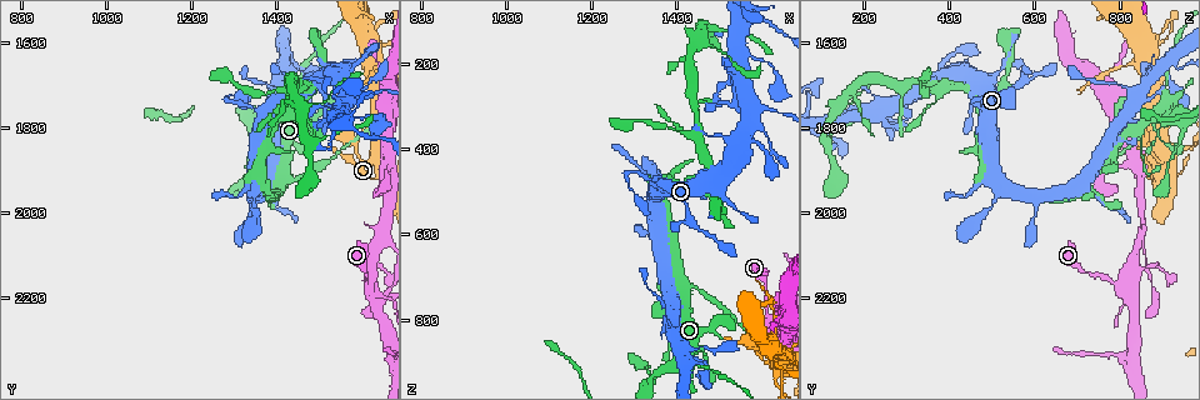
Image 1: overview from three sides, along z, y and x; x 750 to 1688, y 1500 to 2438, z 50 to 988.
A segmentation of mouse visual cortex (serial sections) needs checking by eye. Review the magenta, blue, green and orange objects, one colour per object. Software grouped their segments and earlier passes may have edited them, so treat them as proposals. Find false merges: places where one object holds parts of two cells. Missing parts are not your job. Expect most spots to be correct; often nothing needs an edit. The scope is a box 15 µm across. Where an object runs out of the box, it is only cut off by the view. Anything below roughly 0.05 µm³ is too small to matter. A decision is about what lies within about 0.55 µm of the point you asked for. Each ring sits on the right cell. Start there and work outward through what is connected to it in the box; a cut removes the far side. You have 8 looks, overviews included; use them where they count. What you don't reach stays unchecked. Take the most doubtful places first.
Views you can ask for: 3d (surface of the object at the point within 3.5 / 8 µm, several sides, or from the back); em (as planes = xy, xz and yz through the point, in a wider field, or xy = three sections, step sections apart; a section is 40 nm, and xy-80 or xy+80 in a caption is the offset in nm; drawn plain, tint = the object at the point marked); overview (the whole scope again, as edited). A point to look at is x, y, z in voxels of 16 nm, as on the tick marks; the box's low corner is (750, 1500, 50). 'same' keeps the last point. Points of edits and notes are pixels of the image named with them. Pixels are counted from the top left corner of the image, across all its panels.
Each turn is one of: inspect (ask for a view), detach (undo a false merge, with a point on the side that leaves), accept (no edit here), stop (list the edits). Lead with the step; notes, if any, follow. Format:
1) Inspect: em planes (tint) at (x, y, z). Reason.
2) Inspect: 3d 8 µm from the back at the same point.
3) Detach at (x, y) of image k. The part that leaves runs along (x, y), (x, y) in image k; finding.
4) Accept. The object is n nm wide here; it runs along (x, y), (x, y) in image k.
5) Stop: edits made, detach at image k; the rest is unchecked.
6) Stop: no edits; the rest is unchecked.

Inspect: 3d 8 µm at (1635, 2065, 845). Side arm on a straight run.

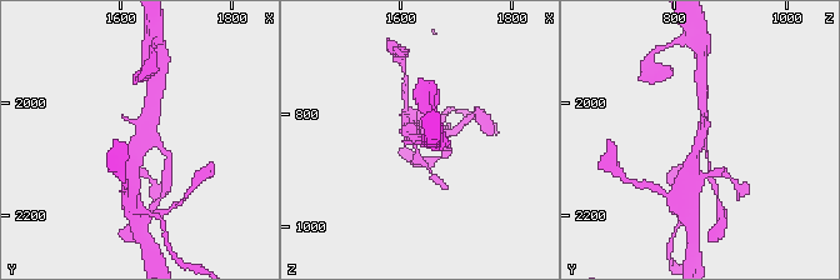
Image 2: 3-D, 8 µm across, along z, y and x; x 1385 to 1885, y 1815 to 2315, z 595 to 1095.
Inspect: 3d 3.5 µm at (1635, 2060, 840).

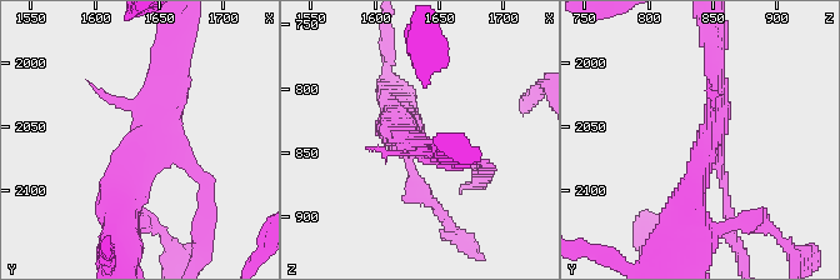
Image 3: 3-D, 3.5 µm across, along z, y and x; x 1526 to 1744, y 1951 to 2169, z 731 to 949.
Accept. It runs along (119, 215), (173, 70) in image 3; all the same cell.

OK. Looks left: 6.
Inspect: 3d 3.5 µm at (1370, 1900, 490). Branch point.

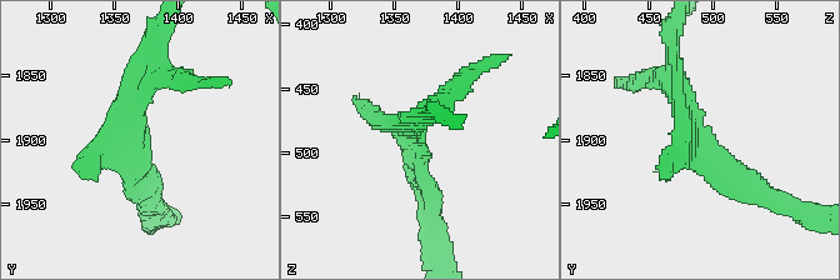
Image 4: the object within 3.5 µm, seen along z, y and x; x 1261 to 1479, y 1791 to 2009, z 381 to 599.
Inspect: em xy step 3 (tint) at (1368, 1904, 486). Now the EM.

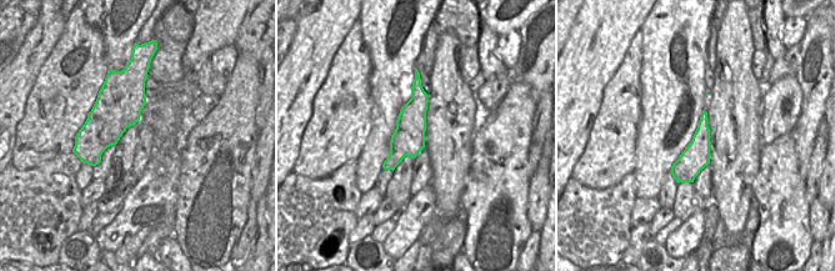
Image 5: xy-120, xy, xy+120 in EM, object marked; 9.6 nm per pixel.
Accept. It runs along (759, 186), (698, 148), (673, 71) in image 4; continuous, no second cell.

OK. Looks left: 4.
Inspect: 3d 3.5 µm at (1450, 1750, 145). Three arms meet.

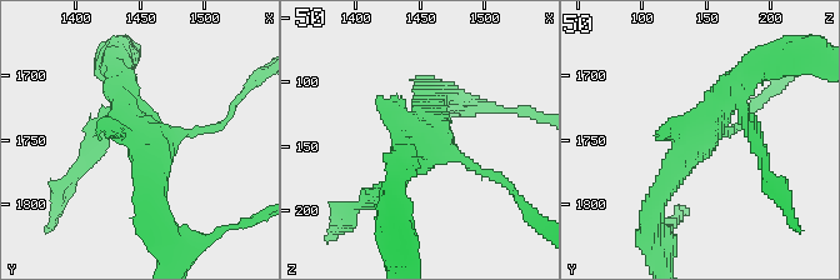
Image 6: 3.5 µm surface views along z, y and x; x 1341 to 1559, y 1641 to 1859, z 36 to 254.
Inspect: em xy step 3 (tint) at (1456, 1748, 148).

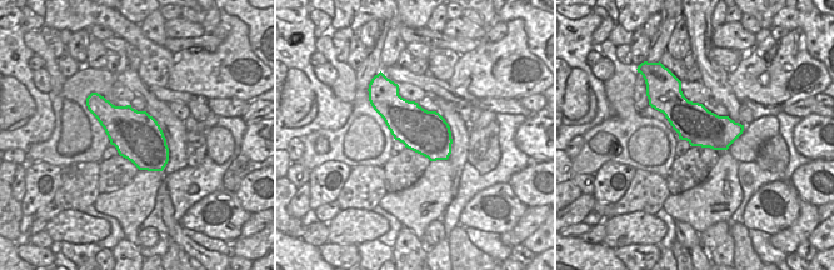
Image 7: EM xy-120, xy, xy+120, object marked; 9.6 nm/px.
Inspect: em xy step 1 (tint) at the same point. Cut it another way.

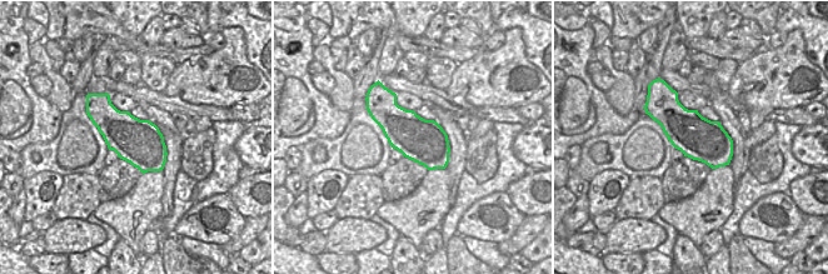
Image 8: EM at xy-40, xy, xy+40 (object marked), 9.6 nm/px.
Accept. It runs along (740, 75), (656, 205) in image 6; one cell here.

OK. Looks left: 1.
Stop: no edits; the rest is unchecked.

